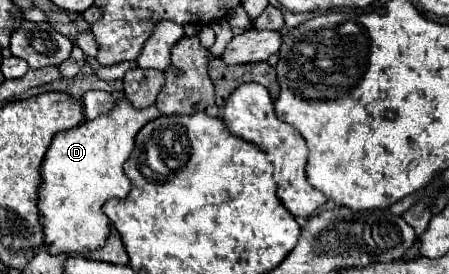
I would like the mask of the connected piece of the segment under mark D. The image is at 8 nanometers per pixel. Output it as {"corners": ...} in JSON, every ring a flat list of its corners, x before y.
{"corners":[[114,99,112,109,92,121,82,121,78,127,58,133,42,163,42,187,38,209,44,217,44,235,50,253,76,253,98,249,110,233,110,219,102,205,108,199,124,197,130,191,130,179,122,167,132,153,136,131,160,115,158,107,136,109,128,99]]}

